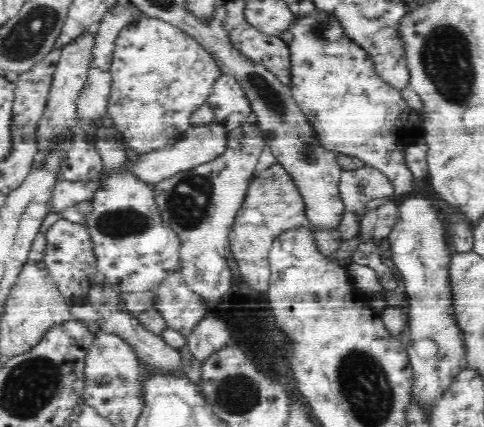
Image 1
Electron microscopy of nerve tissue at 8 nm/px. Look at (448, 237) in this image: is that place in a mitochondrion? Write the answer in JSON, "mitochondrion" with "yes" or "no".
{"mitochondrion":"no"}

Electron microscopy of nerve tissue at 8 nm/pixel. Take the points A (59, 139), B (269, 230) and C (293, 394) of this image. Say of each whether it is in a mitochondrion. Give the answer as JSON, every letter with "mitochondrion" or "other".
{"A":"other","B":"other","C":"other"}

